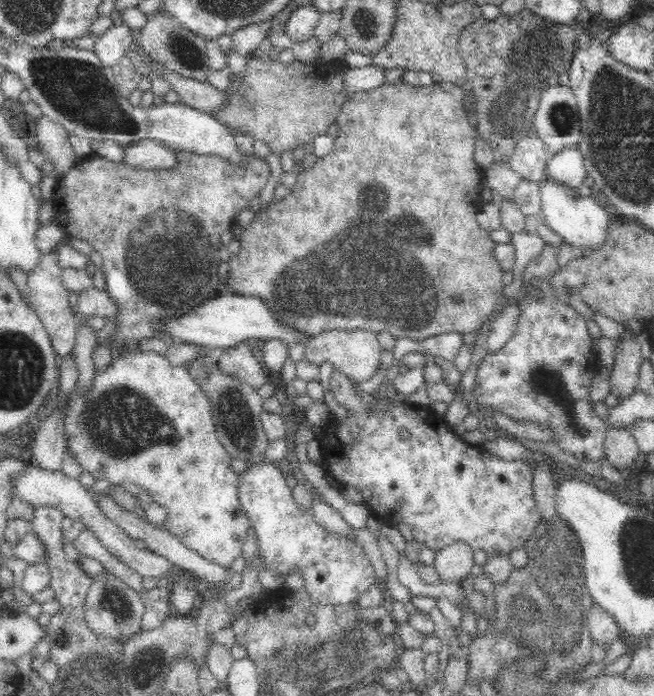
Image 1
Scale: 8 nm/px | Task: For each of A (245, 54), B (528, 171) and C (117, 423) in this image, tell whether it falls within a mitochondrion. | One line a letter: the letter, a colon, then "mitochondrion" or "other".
A: other
B: other
C: mitochondrion

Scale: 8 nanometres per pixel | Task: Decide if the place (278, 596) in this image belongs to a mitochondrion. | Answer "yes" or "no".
no

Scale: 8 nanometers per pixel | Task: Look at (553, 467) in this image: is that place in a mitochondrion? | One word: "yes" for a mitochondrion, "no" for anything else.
no

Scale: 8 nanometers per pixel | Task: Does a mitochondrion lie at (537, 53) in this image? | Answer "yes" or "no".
yes

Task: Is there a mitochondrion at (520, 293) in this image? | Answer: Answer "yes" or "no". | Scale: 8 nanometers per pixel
no

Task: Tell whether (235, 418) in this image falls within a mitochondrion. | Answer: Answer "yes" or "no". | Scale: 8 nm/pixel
yes

